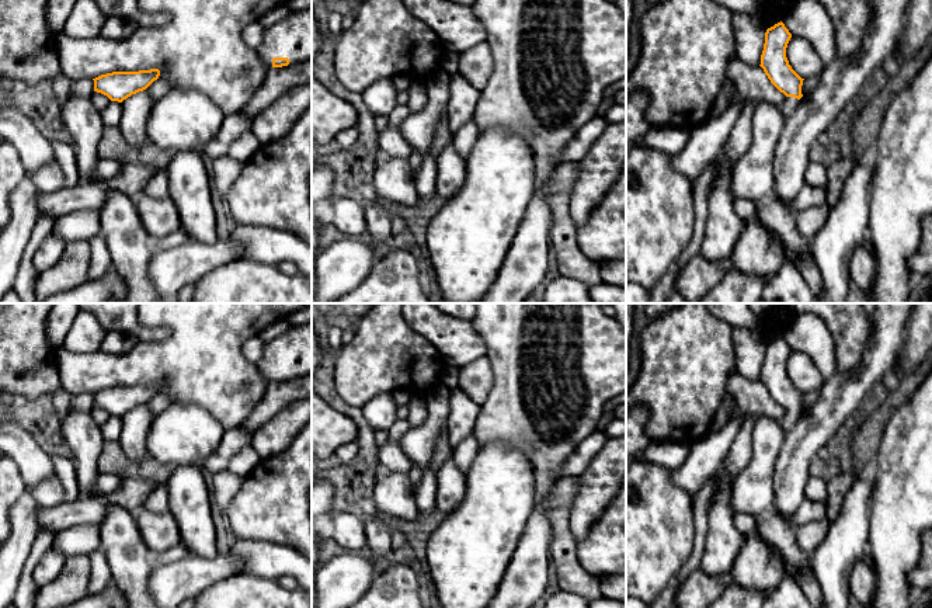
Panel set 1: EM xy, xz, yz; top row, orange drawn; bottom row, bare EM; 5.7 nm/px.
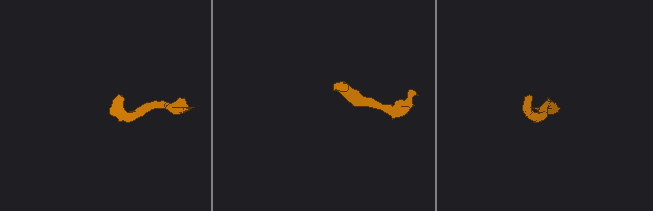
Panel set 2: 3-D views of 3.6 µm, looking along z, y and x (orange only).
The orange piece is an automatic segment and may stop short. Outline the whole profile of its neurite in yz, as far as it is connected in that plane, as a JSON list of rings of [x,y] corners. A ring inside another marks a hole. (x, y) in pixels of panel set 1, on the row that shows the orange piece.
[[[780,21],[765,32],[765,44],[761,55],[761,67],[771,83],[786,95],[785,101],[778,105],[779,111],[792,115],[803,97],[803,80],[789,65],[786,48],[792,34]]]

